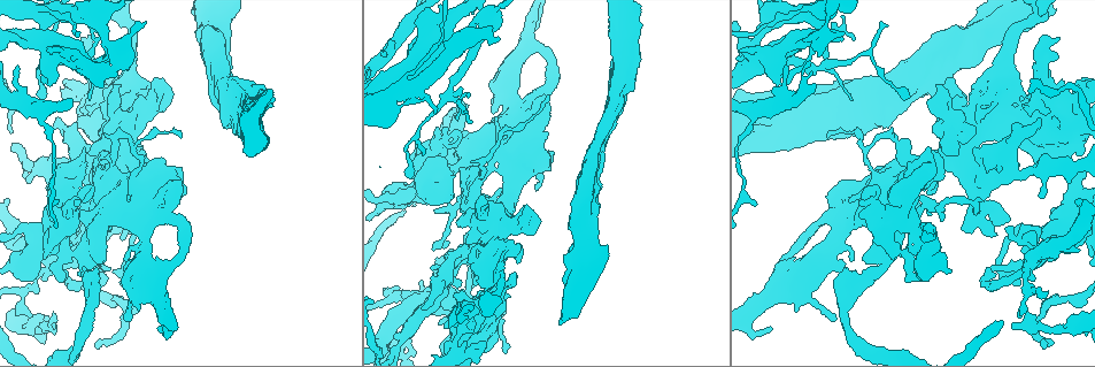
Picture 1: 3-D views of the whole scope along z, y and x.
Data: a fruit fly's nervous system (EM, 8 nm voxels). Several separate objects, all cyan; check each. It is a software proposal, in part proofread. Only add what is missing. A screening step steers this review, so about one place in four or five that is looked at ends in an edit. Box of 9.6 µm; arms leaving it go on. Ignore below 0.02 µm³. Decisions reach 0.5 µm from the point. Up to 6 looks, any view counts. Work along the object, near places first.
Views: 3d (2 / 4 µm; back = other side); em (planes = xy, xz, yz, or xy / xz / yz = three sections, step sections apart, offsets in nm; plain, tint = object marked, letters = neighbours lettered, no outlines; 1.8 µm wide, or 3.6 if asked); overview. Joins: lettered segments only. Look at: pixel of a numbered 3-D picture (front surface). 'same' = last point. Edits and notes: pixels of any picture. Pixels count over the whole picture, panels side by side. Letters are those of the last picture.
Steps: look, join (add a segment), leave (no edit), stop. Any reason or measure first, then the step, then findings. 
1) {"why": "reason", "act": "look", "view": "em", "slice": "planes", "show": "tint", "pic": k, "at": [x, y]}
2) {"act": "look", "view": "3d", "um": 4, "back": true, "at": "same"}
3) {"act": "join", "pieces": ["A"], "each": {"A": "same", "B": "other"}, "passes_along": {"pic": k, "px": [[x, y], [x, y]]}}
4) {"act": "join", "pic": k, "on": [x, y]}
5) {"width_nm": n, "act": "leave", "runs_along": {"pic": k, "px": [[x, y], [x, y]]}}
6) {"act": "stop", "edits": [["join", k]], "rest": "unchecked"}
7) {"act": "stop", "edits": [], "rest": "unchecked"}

{"why": "calibre changes", "act": "look", "view": "3d", "um": 2, "pic": 1, "at": [944, 99]}

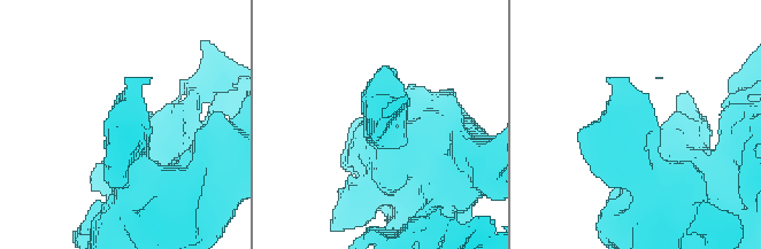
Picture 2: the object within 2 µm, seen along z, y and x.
{"act": "look", "view": "em", "slice": "yz", "step": 16, "show": "tint", "pic": 2, "at": [632, 130]}

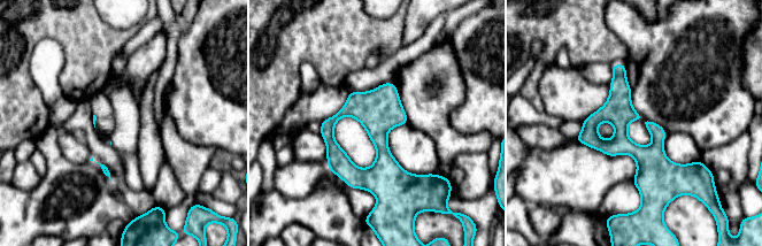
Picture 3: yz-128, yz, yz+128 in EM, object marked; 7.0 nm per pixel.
{"why": "cut it another way", "act": "look", "view": "em", "slice": "planes", "show": "letters", "at": "same"}

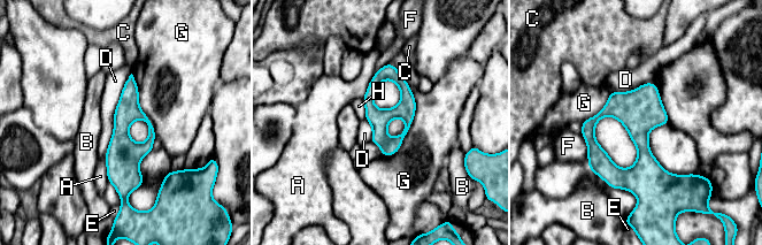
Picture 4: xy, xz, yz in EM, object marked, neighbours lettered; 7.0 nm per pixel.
{"act": "leave", "each": {"A": "other", "B": "other", "C": "other", "D": "other", "E": "other", "F": "other", "G": "other", "H": "other"}, "border": {"pic": 4, "px": [[131, 74], [105, 155]]}, "found": "no lettered segment goes on from it"}

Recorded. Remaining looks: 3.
{"why": "an open end", "act": "look", "view": "3d", "um": 2, "pic": 1, "at": [786, 66]}

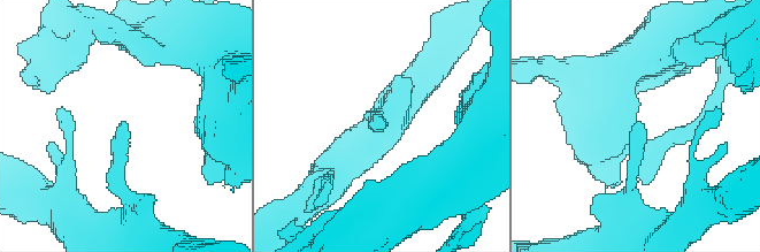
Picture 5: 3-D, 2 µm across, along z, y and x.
{"act": "look", "view": "em", "slice": "xz", "step": 4, "show": "tint", "pic": 5, "at": [124, 125]}

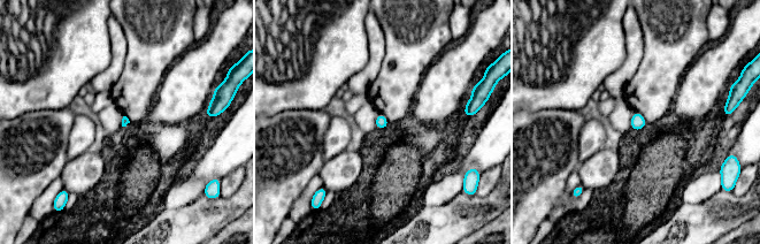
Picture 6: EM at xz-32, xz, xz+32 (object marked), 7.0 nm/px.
{"act": "look", "view": "em", "slice": "planes", "show": "letters", "at": "same"}

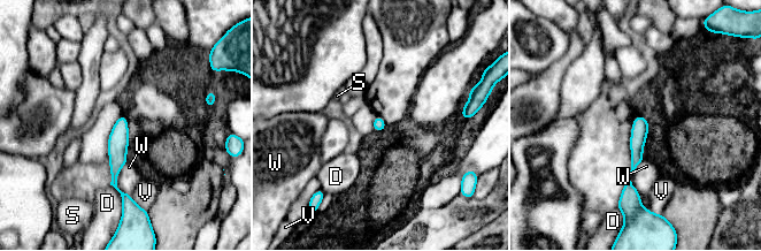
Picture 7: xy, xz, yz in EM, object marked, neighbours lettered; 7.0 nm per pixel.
{"act": "leave", "each": {"D": "other", "S": "other", "V": "other", "W": "other"}, "runs_along": {"pic": 7, "px": [[123, 119], [117, 143], [114, 182]]}, "found": "no lettered segment goes on from it"}

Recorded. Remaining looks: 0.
{"act": "stop", "edits": [], "rest": "unchecked"}

